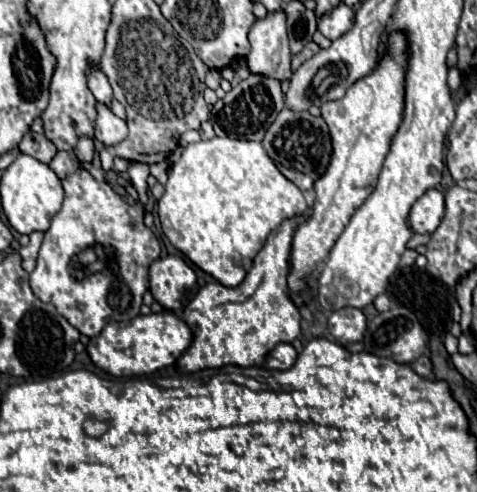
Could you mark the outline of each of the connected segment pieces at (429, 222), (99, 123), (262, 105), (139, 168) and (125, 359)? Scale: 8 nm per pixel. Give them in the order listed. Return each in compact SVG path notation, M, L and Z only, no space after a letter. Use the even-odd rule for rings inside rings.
M438 189L426 191L410 209L408 225L414 233L426 235L436 231L444 215L444 195Z
M96 103L96 123L94 123L94 133L96 139L104 145L116 145L120 143L126 135L128 135L128 127L126 121L122 121L120 117L116 117L106 105Z
M250 75L246 81L240 81L226 93L224 99L212 107L212 125L218 137L230 139L246 139L246 141L262 141L266 129L274 123L276 113L280 113L282 105L282 91L276 79L268 79L262 75ZM252 117L252 119L250 119Z
M132 162L127 172L133 183L133 186L139 194L139 200L147 202L149 200L147 195L147 179L150 175L149 165Z
M172 311L138 315L130 323L110 321L100 337L92 337L88 343L88 355L106 373L114 377L140 377L170 367L178 361L178 357L192 345L194 333L192 329Z

